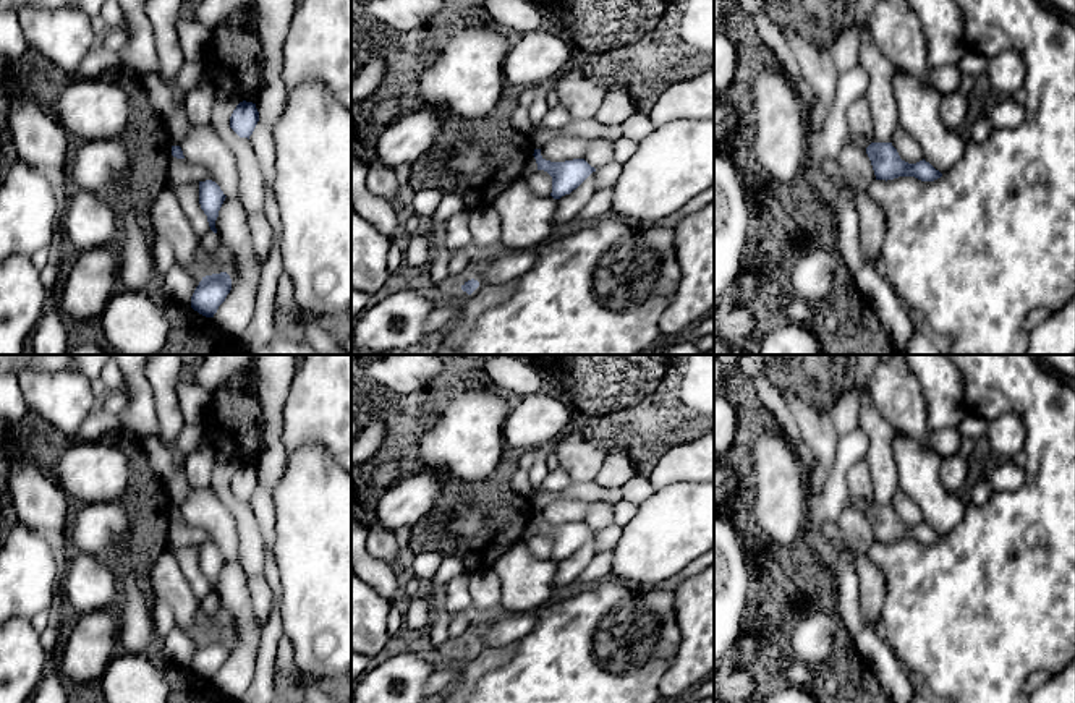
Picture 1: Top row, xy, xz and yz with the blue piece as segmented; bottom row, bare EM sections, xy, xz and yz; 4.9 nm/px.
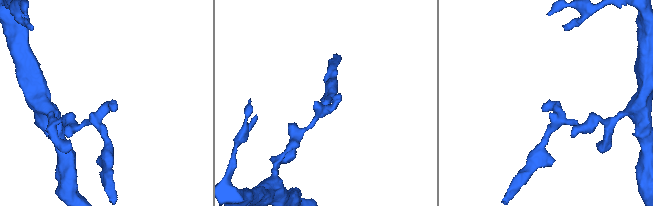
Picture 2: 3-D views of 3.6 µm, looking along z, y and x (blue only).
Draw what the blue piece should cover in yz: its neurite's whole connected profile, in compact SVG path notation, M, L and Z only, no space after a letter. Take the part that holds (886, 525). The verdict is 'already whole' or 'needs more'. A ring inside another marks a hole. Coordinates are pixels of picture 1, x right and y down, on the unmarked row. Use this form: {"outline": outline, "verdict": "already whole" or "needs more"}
{"outline": "M871 505L866 510L866 517L871 523L876 543L894 543L899 539L915 539L921 544L934 544L942 539L924 522L916 526L908 526L900 522L892 505Z", "verdict": "already whole"}

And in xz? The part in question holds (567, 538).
{"outline": "M534 512L534 522L538 533L544 533L552 539L552 556L554 562L560 562L576 552L593 535L584 522L573 522L565 525L550 525L541 518L541 512Z", "verdict": "already whole"}

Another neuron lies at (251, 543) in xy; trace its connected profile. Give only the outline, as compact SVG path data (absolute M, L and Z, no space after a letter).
M214 450L214 470L210 478L210 489L217 494L220 502L232 513L240 539L238 562L248 577L264 575L264 538L259 530L259 523L254 517L253 507L248 501L240 501L230 491L230 479L236 468L238 460L227 458L220 452Z

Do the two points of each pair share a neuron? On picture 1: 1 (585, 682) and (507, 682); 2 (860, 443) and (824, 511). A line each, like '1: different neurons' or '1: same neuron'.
1: same neuron
2: same neuron

